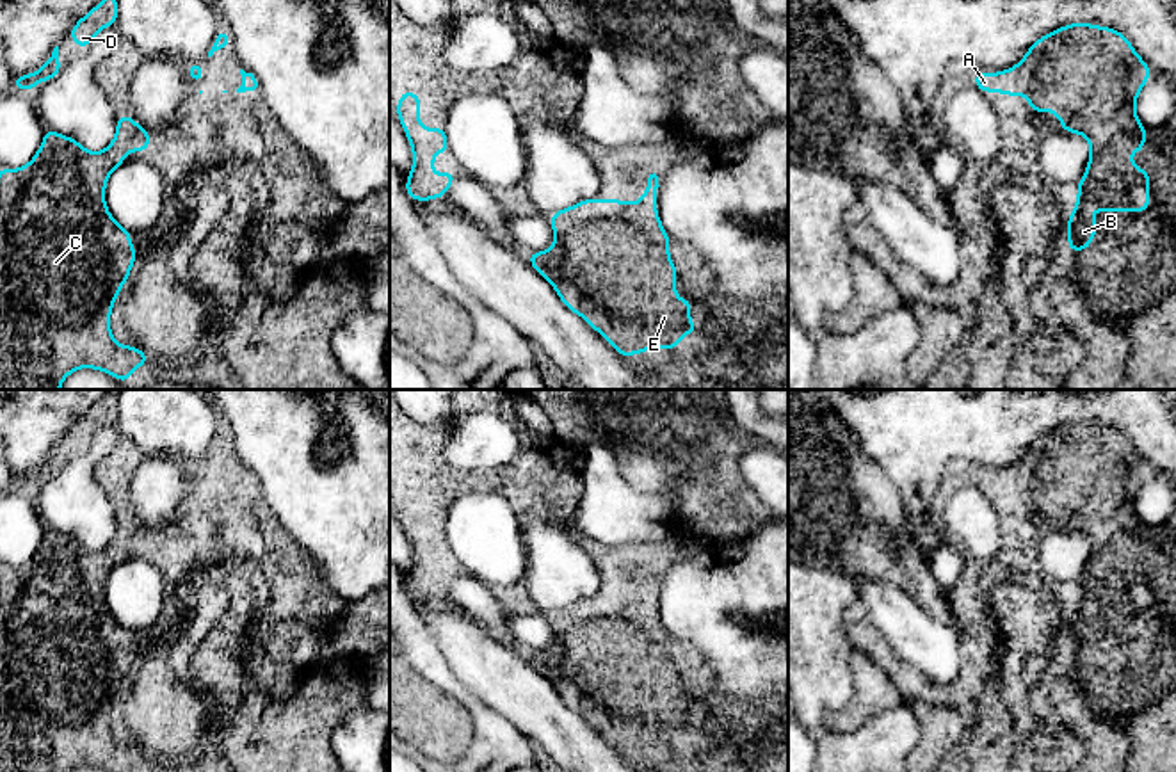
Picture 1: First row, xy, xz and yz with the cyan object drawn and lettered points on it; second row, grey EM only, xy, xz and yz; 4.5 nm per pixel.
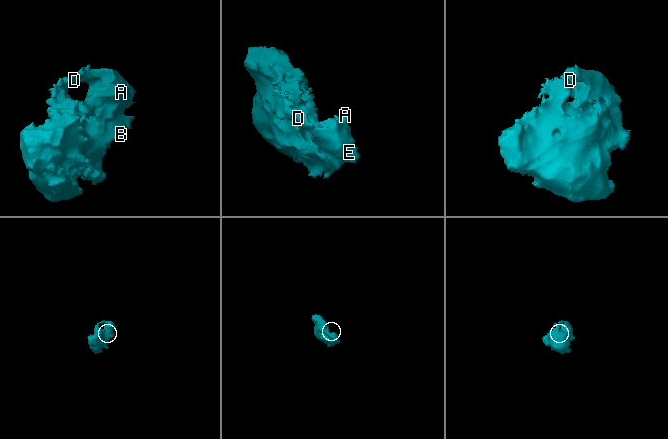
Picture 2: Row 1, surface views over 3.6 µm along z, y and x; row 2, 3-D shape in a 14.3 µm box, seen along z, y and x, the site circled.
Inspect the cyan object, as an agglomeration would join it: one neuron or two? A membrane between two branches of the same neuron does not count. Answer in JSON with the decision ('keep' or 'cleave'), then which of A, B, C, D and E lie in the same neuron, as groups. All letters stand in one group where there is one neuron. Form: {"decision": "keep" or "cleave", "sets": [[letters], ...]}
{"decision": "keep", "sets": [["A", "B", "C", "D", "E"]]}

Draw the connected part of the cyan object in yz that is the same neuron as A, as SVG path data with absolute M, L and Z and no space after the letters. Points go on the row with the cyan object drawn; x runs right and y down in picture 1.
M1071 23L1039 37L1011 69L973 73L979 91L1027 96L1032 112L1055 112L1062 132L1080 133L1089 141L1089 164L1076 185L1078 201L1066 224L1066 251L1089 249L1098 231L1098 221L1089 217L1091 210L1149 210L1149 171L1137 169L1132 162L1132 153L1146 148L1146 126L1137 117L1135 100L1149 82L1149 68L1121 32L1092 23Z

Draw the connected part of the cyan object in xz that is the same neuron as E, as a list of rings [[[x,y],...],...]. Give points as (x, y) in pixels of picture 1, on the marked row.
[[[653,173],[637,203],[591,197],[552,213],[553,245],[527,254],[560,301],[623,358],[655,347],[676,350],[685,334],[699,331],[690,322],[692,301],[676,297],[676,265],[669,258],[669,235],[656,212],[658,187],[658,176]]]

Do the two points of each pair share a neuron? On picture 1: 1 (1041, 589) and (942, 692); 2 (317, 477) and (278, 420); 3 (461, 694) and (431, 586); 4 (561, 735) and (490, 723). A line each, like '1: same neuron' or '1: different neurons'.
1: same neuron
2: same neuron
3: different neurons
4: different neurons

